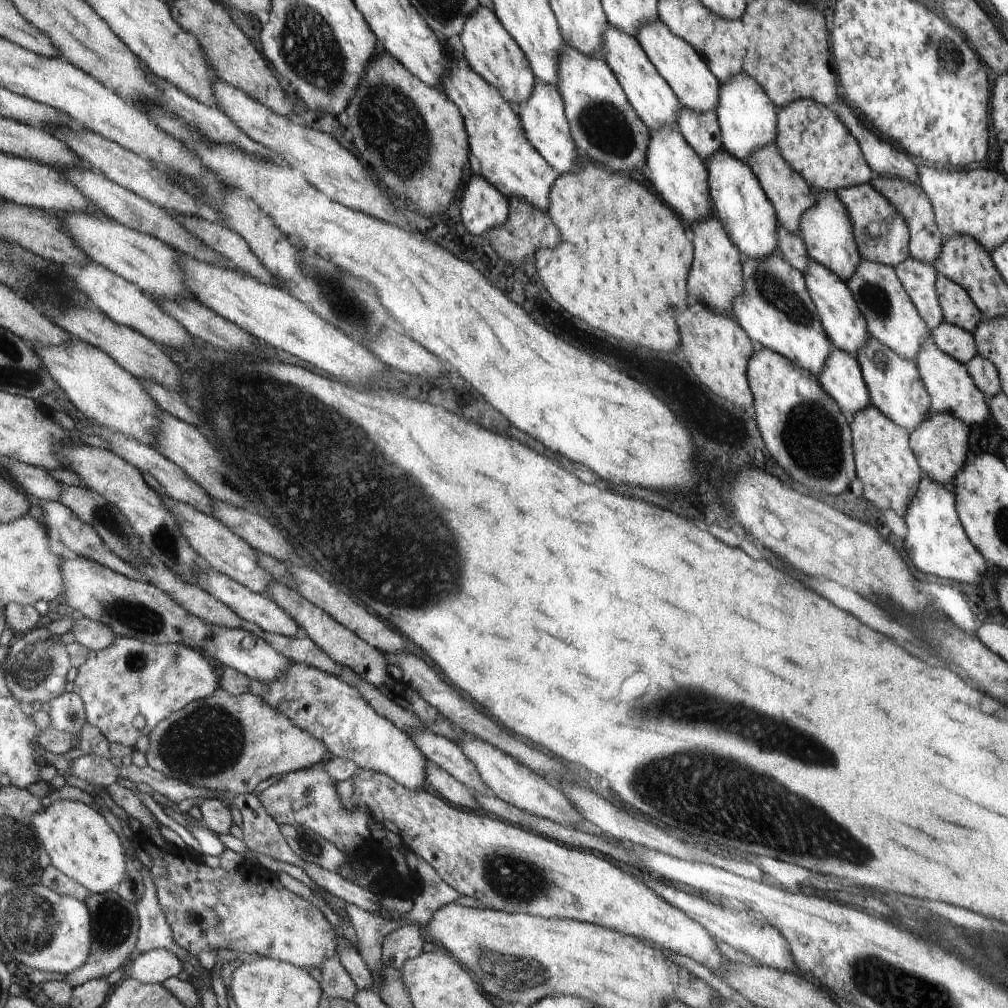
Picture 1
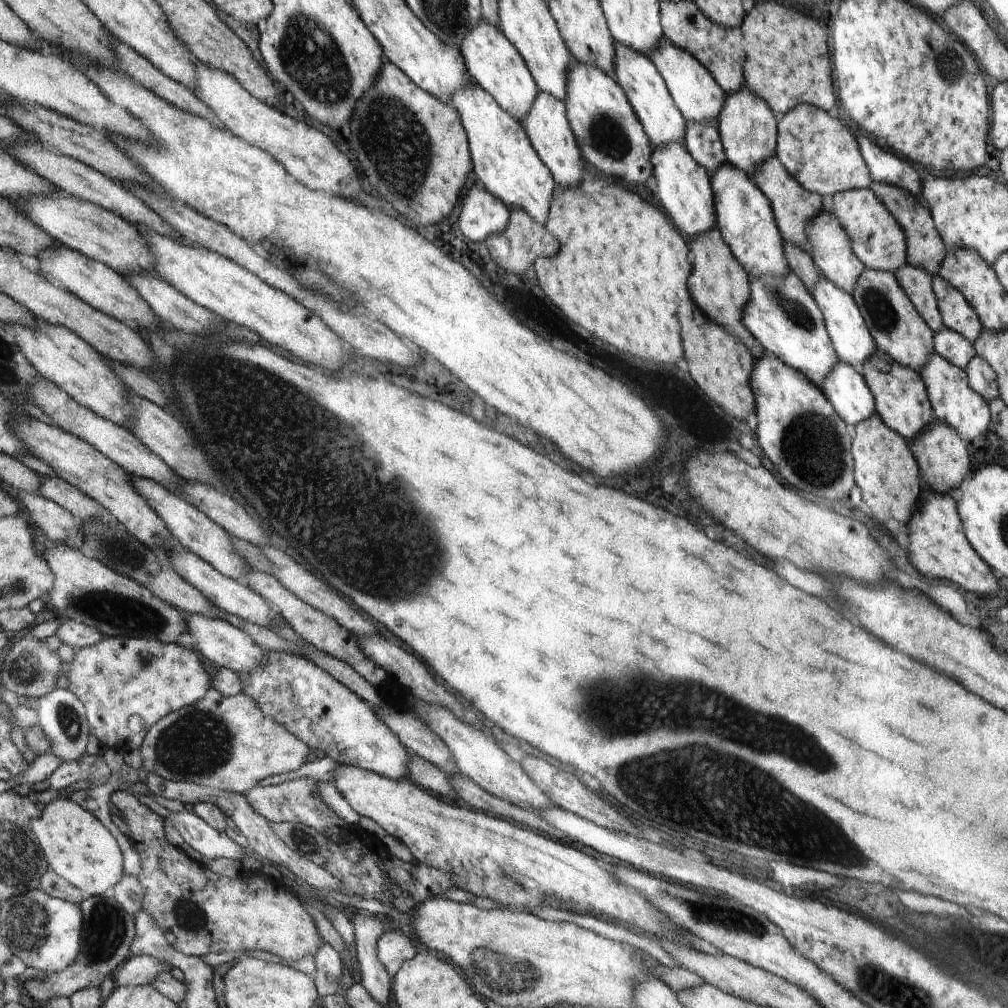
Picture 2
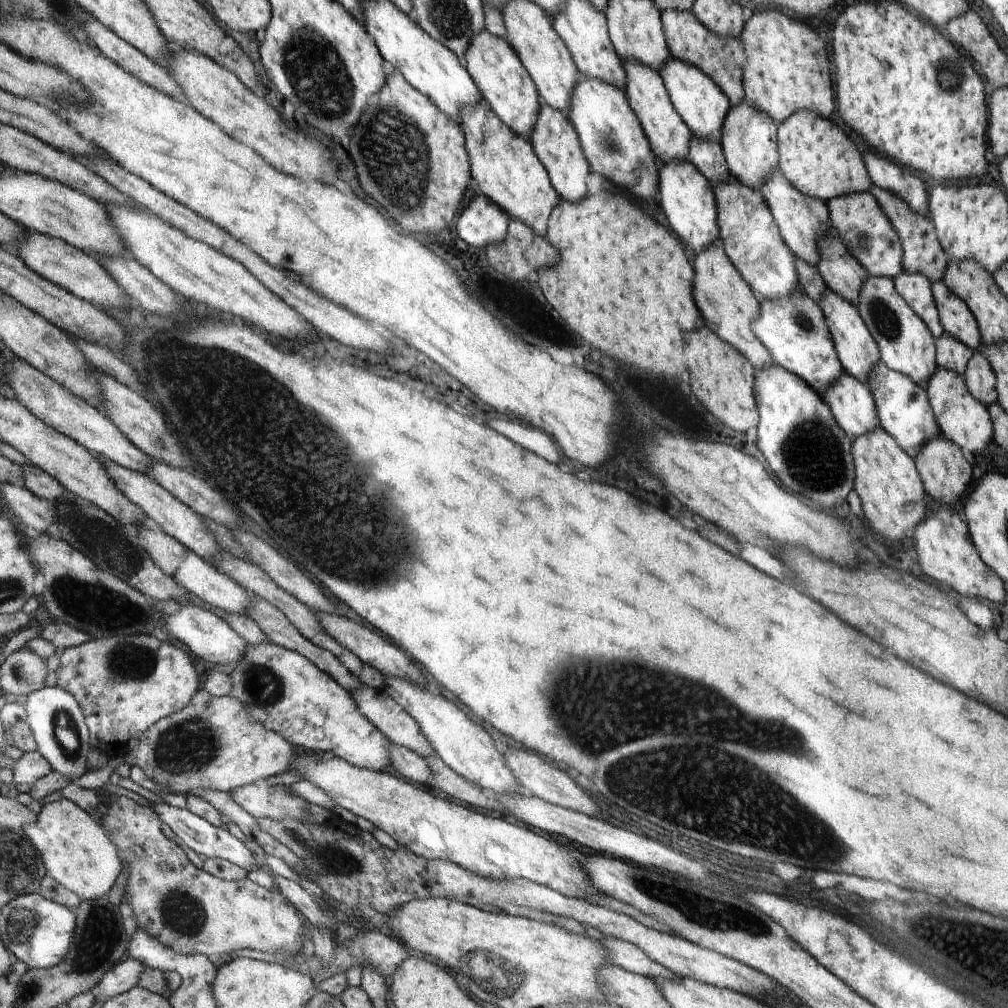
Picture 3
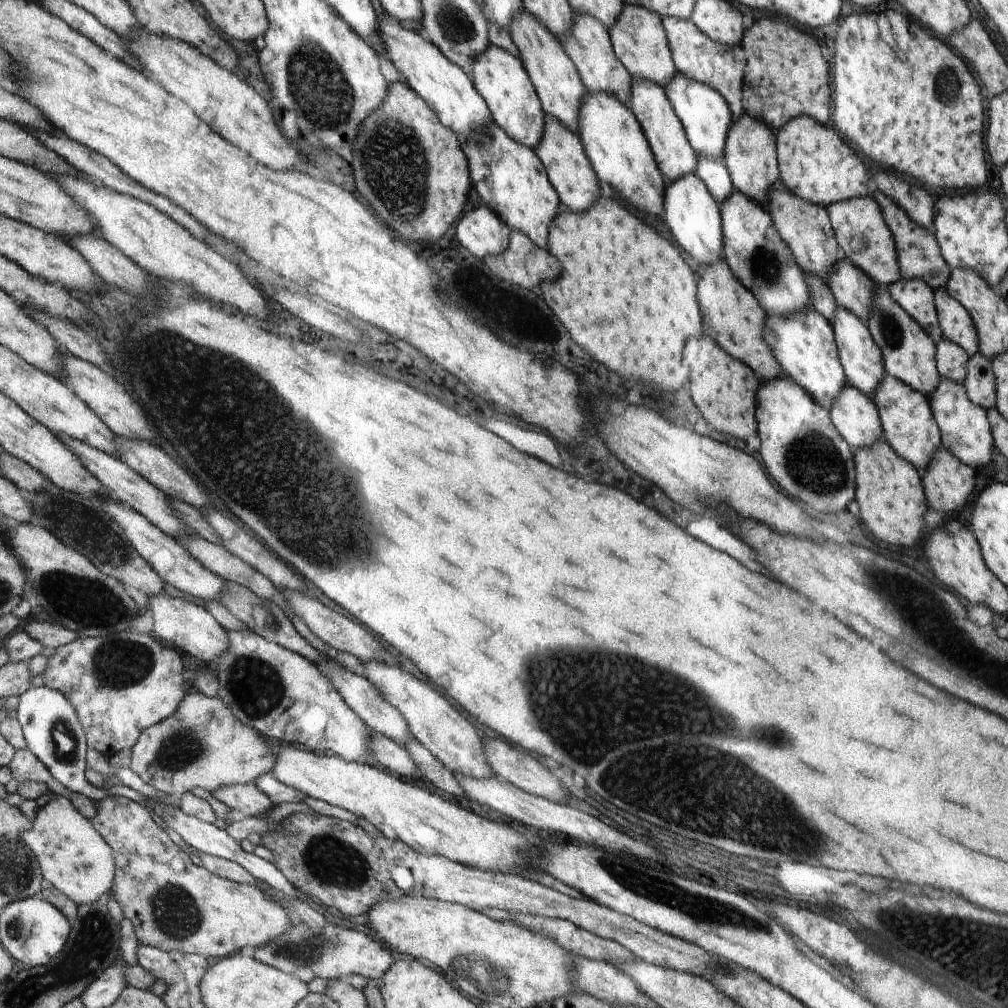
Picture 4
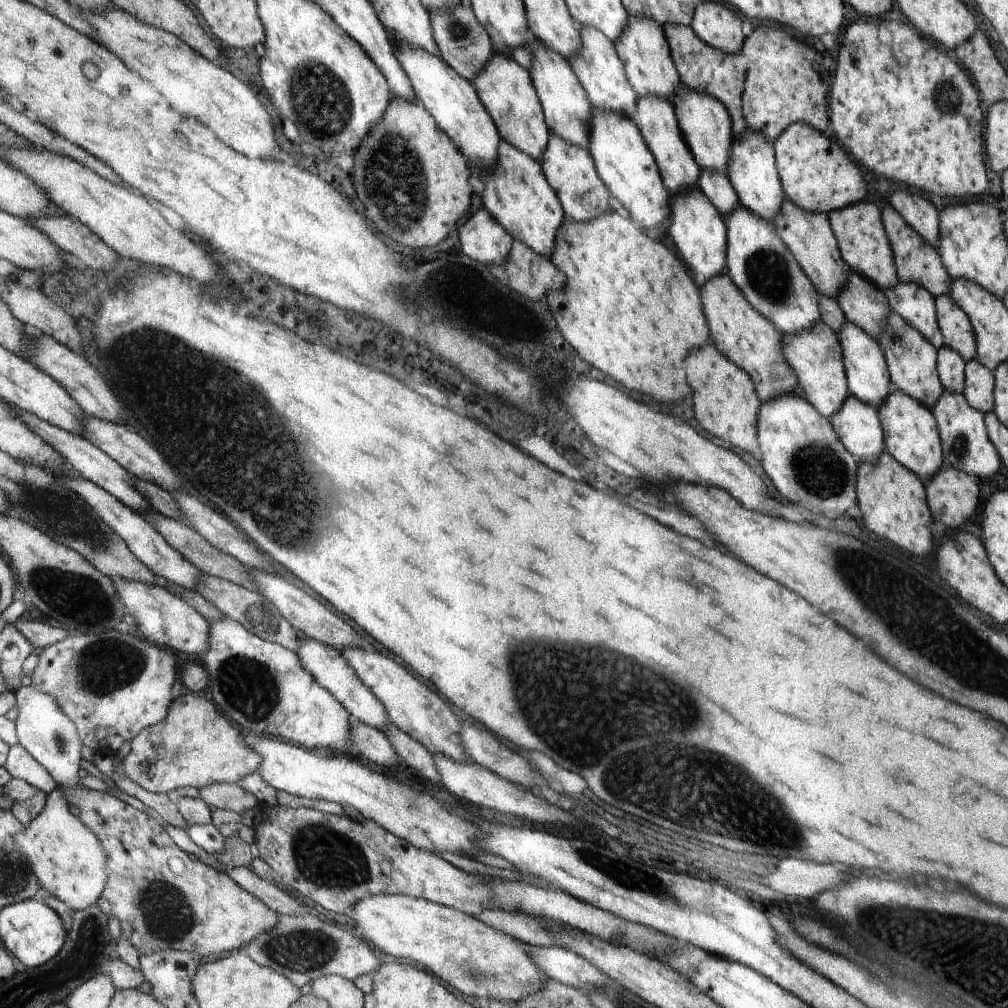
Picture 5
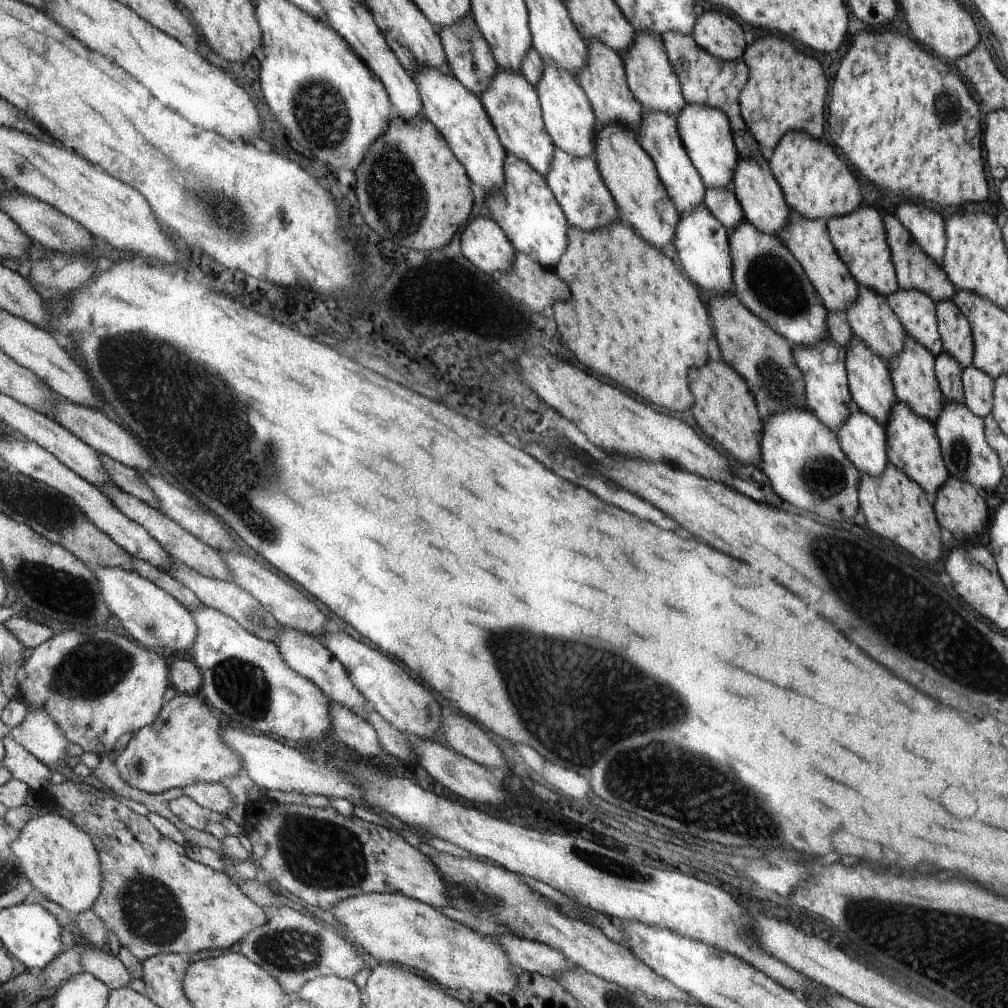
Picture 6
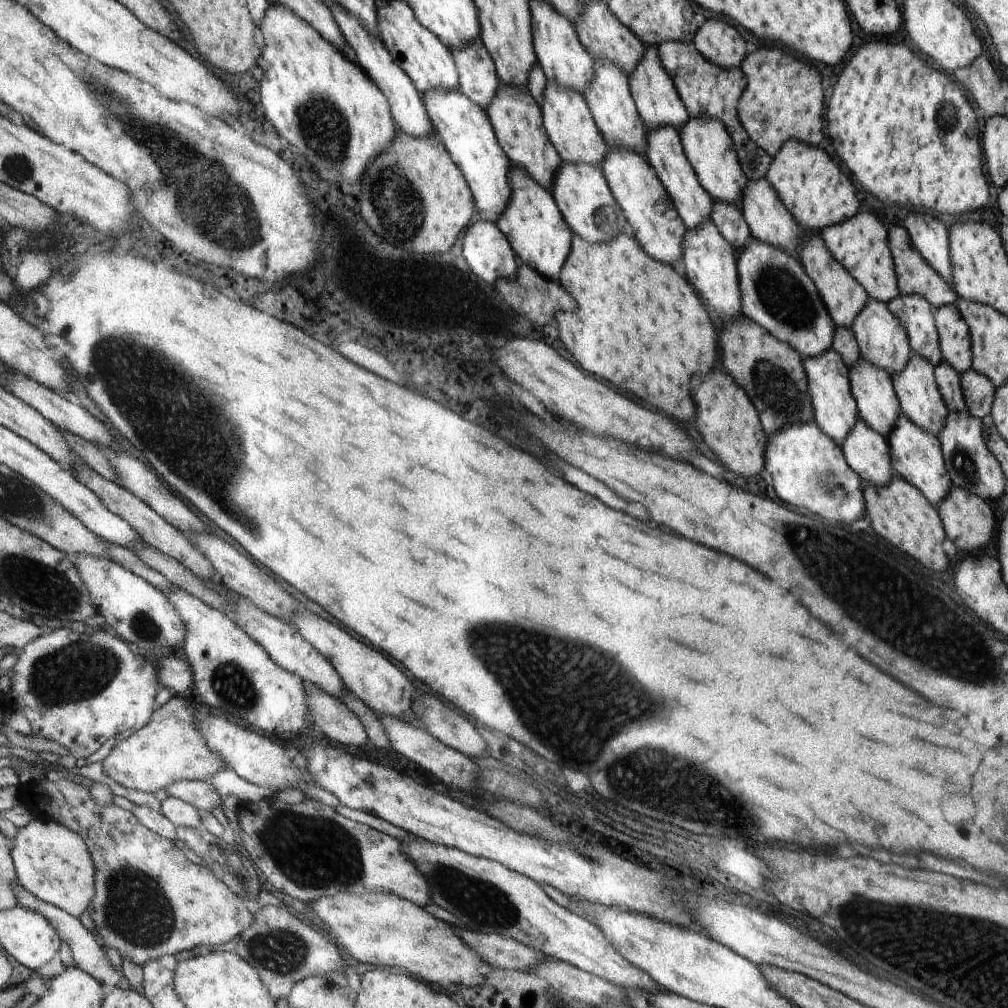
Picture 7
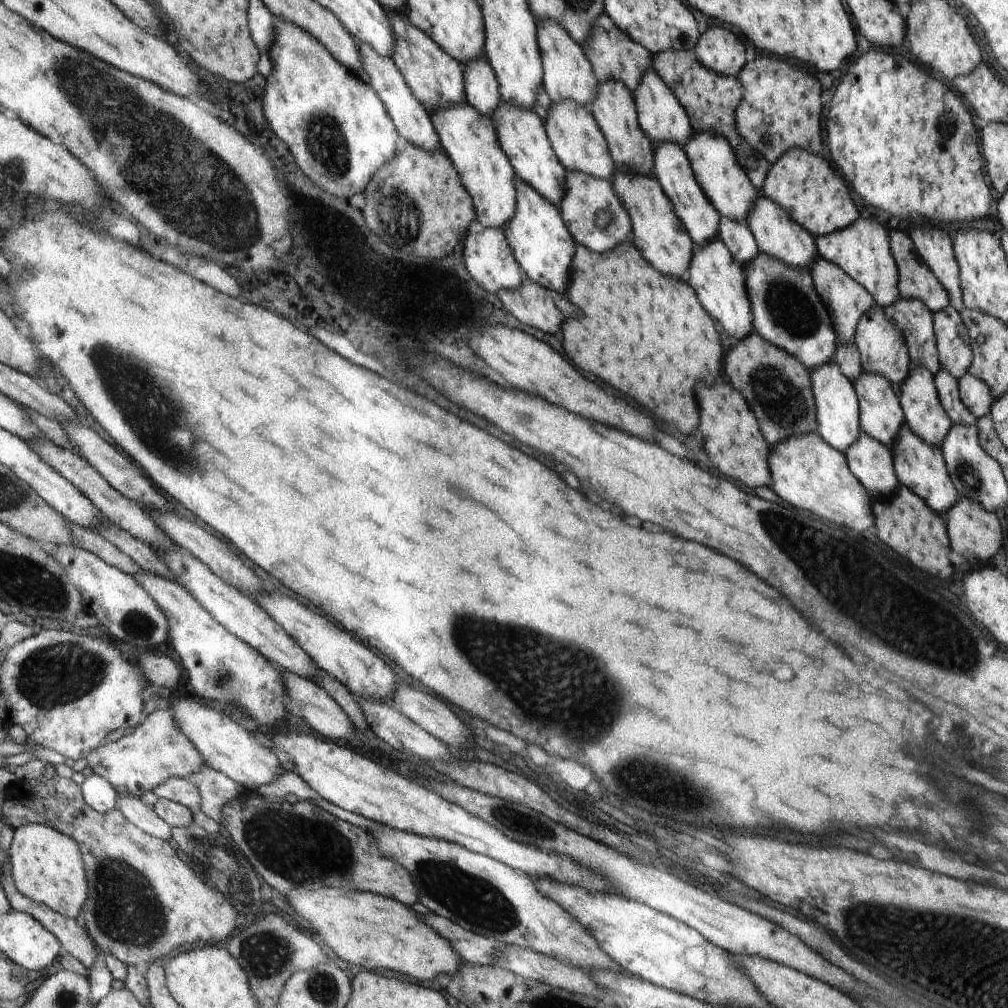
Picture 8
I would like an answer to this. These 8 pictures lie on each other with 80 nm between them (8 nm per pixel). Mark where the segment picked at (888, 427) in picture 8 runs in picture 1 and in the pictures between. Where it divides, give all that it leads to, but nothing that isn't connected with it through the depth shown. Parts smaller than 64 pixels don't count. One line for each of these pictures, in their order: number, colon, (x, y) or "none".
1: (847, 330)
2: (847, 328)
3: (858, 351)
4: (862, 360)
5: (868, 376)
6: (870, 384)
7: (872, 388)

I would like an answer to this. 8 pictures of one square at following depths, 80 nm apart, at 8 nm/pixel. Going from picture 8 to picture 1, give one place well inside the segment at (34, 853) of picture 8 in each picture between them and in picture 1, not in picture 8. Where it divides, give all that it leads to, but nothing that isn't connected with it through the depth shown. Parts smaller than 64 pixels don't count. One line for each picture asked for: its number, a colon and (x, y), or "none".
1: (79, 842)
2: (77, 846)
3: (77, 851)
4: (73, 856)
5: (68, 859)
6: (59, 858)
7: (53, 862)

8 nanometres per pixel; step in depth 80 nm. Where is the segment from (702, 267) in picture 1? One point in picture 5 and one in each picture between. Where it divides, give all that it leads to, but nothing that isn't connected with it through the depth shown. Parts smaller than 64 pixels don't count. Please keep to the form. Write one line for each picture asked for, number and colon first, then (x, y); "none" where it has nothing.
2: (720, 286)
3: (727, 301)
4: (734, 318)
5: (754, 343)

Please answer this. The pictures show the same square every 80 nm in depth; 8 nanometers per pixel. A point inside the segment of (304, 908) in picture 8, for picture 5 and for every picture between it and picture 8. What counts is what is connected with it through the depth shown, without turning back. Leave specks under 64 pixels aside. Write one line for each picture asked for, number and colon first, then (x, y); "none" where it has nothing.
5: (477, 960)
6: (392, 927)
7: (382, 929)

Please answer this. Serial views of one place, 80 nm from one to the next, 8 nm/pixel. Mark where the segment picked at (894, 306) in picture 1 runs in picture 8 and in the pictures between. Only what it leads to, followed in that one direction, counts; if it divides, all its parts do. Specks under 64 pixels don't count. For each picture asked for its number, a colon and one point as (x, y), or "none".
2: (898, 330)
3: (906, 345)
4: (908, 352)
5: (911, 359)
6: (912, 371)
7: (920, 400)
8: (923, 413)

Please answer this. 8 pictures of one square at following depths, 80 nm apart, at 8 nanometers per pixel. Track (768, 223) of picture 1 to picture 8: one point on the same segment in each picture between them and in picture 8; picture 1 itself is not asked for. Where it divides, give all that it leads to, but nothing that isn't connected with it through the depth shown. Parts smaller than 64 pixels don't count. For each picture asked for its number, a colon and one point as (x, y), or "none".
2: (745, 217)
3: (750, 236)
4: (762, 260)
5: (761, 265)
6: (769, 281)
7: (776, 291)
8: (787, 310)

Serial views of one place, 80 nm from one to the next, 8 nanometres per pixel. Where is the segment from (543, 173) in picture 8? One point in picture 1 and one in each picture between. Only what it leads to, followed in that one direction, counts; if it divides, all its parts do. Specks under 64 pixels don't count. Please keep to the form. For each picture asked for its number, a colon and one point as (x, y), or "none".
1: (490, 51)
2: (493, 62)
3: (505, 84)
4: (501, 78)
5: (506, 88)
6: (511, 100)
7: (517, 118)

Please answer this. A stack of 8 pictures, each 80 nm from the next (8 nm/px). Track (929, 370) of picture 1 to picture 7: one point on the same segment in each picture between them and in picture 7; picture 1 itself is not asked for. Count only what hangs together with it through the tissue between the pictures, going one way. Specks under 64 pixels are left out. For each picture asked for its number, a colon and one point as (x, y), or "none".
2: (953, 401)
3: (963, 419)
4: (965, 430)
5: (966, 446)
6: (968, 456)
7: (970, 464)

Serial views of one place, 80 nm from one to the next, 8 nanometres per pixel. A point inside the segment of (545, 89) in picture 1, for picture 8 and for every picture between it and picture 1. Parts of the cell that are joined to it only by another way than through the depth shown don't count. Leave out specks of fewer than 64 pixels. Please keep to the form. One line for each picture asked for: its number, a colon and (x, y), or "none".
2: (549, 132)
3: (557, 144)
4: (560, 149)
5: (570, 170)
6: (586, 202)
7: (585, 199)
8: (597, 219)

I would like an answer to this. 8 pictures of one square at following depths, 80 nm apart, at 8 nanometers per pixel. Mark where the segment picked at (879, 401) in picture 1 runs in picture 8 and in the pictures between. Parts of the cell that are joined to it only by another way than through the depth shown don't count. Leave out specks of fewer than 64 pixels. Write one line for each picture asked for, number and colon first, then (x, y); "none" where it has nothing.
2: (901, 400)
3: (903, 408)
4: (909, 426)
5: (911, 436)
6: (912, 444)
7: (916, 456)
8: (919, 466)

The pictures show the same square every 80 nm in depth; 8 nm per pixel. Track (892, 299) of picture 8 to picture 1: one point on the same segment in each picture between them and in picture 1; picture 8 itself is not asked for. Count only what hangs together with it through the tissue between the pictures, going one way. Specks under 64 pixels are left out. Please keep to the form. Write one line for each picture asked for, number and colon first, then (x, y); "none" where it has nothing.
1: (881, 235)
2: (878, 240)
3: (860, 223)
4: (864, 238)
5: (864, 245)
6: (860, 237)
7: (860, 243)

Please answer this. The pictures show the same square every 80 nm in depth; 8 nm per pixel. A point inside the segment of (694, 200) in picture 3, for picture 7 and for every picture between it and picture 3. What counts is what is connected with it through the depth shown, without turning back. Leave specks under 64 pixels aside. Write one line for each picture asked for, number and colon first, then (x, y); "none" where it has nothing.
4: (694, 215)
5: (698, 230)
6: (704, 247)
7: (709, 259)

